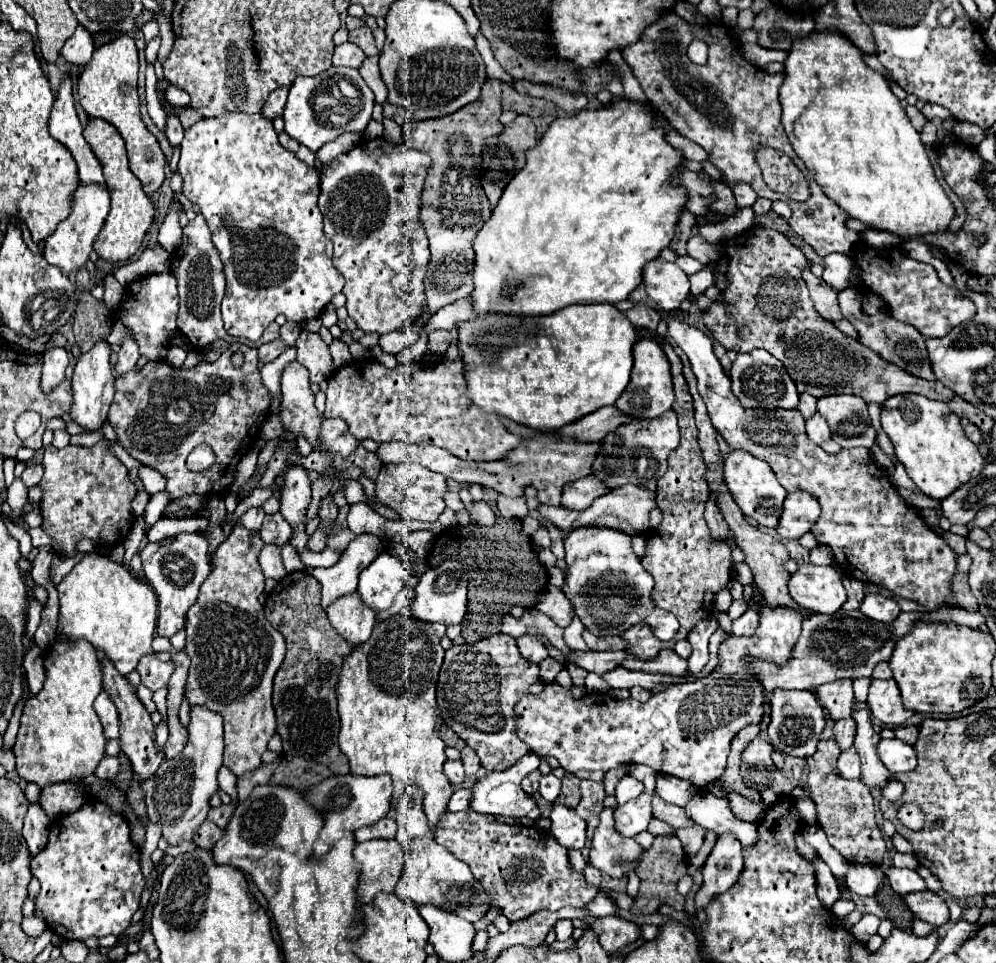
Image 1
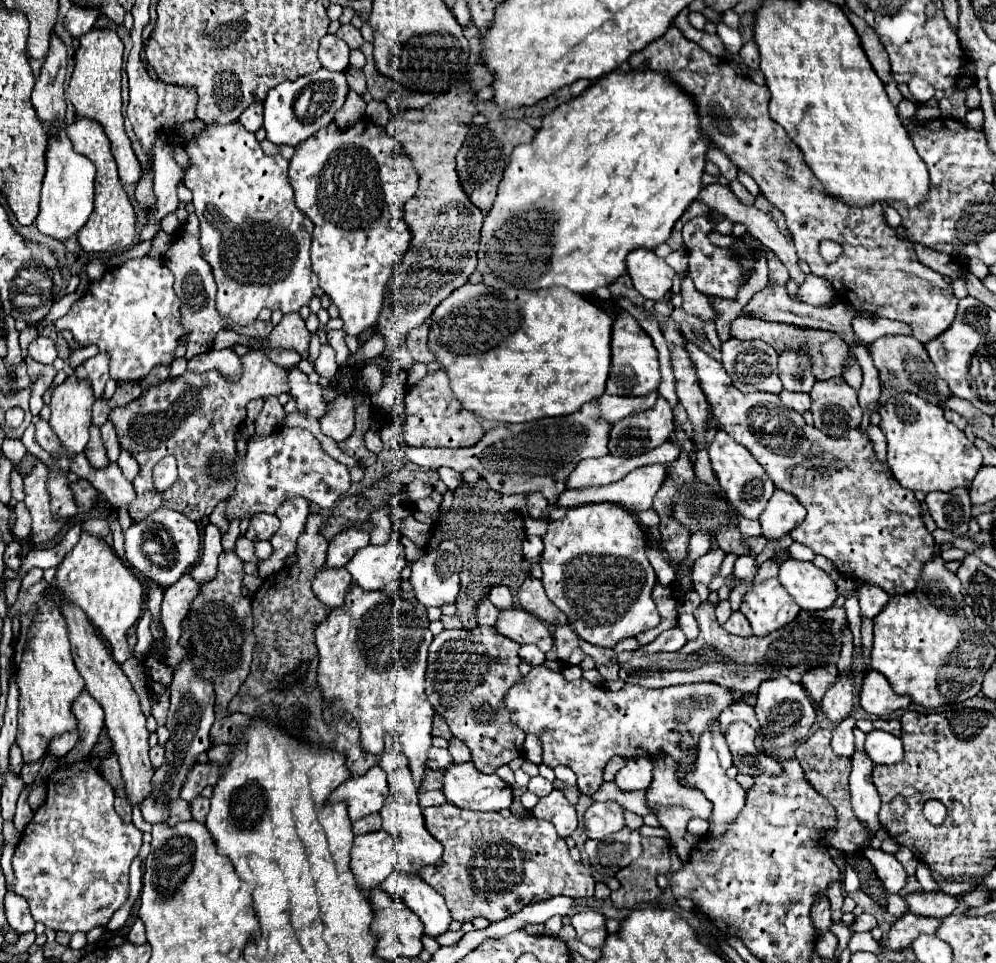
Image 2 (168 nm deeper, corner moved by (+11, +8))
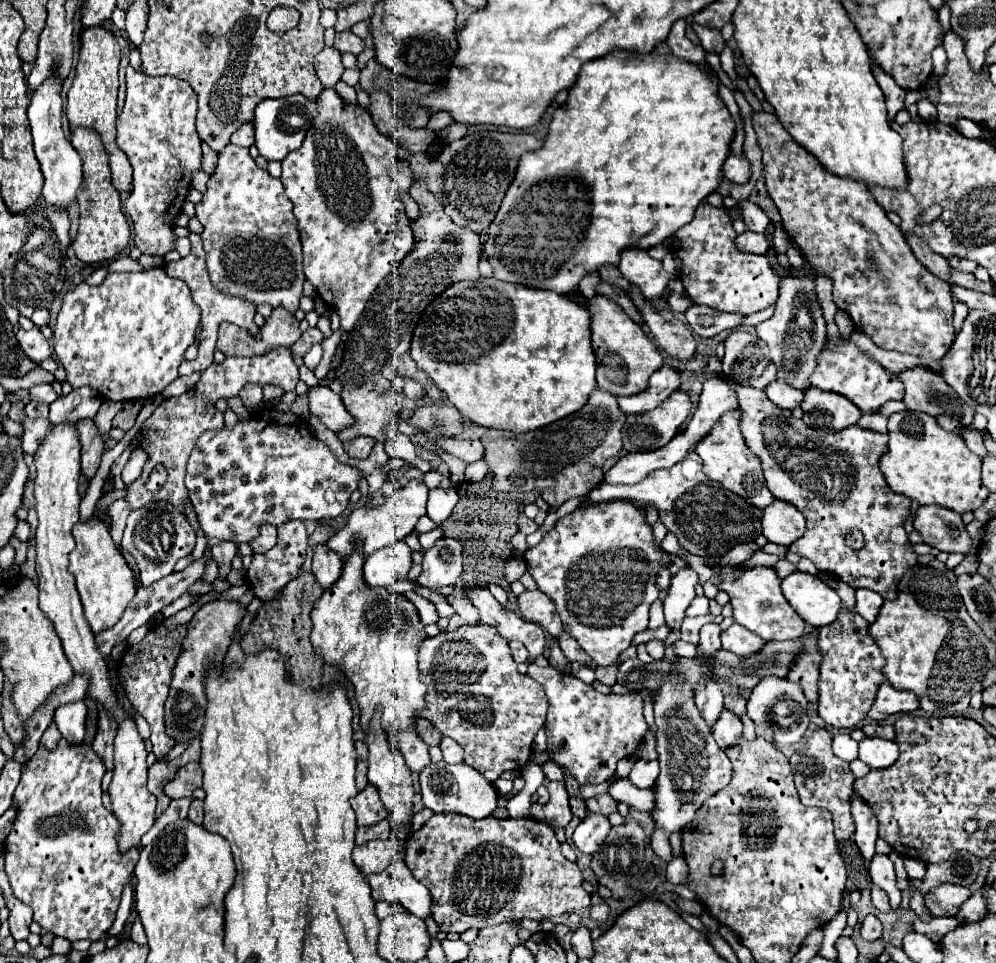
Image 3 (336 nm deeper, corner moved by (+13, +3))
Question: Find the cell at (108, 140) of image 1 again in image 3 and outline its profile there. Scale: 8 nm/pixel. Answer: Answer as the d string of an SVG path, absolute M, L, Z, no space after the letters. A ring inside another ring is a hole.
M77 127L71 133L71 145L79 153L83 161L83 185L79 187L79 209L81 209L81 223L79 223L79 233L73 239L73 249L77 259L83 263L105 263L111 261L115 255L119 255L131 237L129 223L121 211L121 199L117 189L111 185L111 171L107 163L107 151L93 129L83 129Z

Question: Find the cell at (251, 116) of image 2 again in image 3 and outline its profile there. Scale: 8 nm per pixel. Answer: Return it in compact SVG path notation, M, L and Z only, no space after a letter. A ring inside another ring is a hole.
M245 123L239 131L235 131L231 135L231 143L233 145L239 145L239 147L251 147L253 145L253 137L255 135L255 129L251 127L251 123Z

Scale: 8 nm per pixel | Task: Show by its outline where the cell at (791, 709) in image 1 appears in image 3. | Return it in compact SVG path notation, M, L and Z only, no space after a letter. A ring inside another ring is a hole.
M767 677L761 679L755 689L751 691L751 697L747 701L747 715L755 723L755 733L763 737L765 741L771 741L773 745L793 745L799 743L807 731L809 719L807 719L807 699L803 695L803 689L789 681L779 677Z

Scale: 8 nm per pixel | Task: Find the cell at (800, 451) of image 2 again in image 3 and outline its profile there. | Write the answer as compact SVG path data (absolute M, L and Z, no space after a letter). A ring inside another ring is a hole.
M735 385L735 391L739 397L739 407L743 409L743 435L747 439L747 445L751 445L751 451L755 451L755 455L759 455L763 463L767 489L773 493L775 499L793 503L807 519L805 535L791 543L789 549L813 561L819 571L833 573L835 577L839 577L839 581L851 585L853 589L865 587L877 591L883 599L895 599L897 583L903 573L917 563L917 555L913 553L913 545L909 543L903 527L909 515L911 501L905 495L893 493L879 471L879 459L887 451L887 435L851 425L845 431L839 431L839 435L823 437L817 431L809 429L801 419L795 419L791 411L775 407L767 399L765 391L739 385ZM851 529L861 529L865 535L865 549L861 549L861 553L845 545L845 535Z

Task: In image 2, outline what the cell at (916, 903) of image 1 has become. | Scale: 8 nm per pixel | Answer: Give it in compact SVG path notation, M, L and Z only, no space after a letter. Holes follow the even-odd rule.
M911 892L905 898L909 912L919 916L931 916L931 918L945 918L955 912L957 898L945 892Z

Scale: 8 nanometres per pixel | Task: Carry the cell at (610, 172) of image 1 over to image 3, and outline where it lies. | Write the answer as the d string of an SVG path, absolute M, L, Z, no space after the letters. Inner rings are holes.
M613 51L609 55L603 55L595 61L583 63L579 77L575 85L569 89L569 99L565 105L561 105L551 121L549 135L545 137L545 143L539 151L529 151L521 157L517 175L501 203L501 209L497 211L495 221L489 227L489 237L485 241L485 247L489 251L489 263L493 265L493 277L501 281L519 283L533 289L553 289L559 295L567 295L577 289L579 281L589 273L599 269L601 265L617 265L619 253L623 249L649 249L653 245L661 245L665 239L669 239L679 227L691 223L697 205L707 199L723 181L723 161L731 153L731 141L735 139L735 121L729 115L721 95L719 95L719 81L713 77L711 67L703 67L685 59L679 59L675 55L631 55L627 51ZM627 57L659 57L657 61L641 61L641 59L627 59Z

